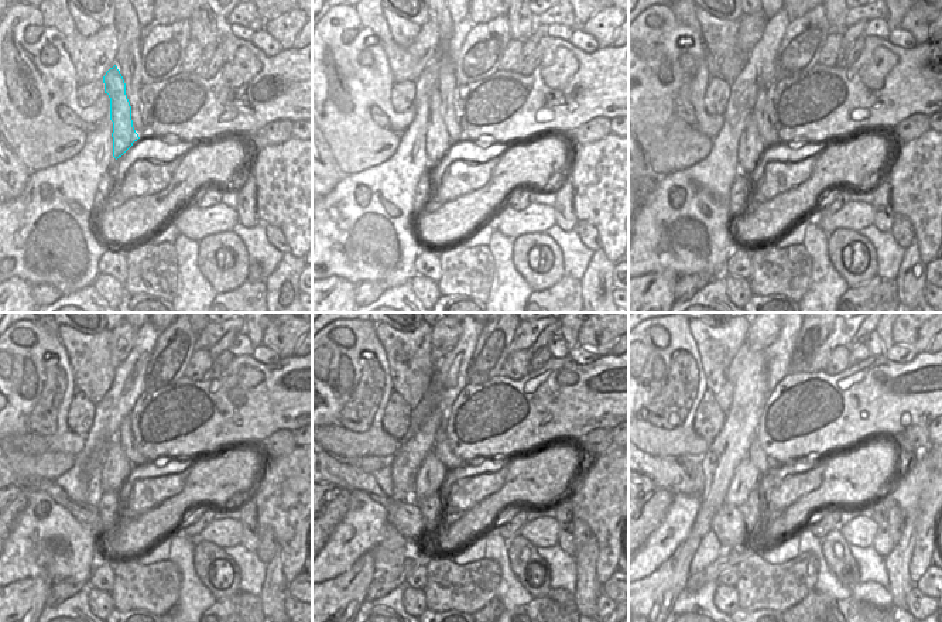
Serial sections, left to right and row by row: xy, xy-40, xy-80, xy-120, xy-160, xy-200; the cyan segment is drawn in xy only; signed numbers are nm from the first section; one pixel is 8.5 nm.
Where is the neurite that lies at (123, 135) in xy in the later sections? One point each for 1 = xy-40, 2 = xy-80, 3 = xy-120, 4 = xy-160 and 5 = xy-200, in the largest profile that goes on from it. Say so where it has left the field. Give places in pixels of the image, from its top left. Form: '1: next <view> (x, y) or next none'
1: next xy-40 (437, 140)
2: next xy-80 (752, 146)
3: next xy-120 (116, 468)
4: next xy-160 (430, 477)
5: next xy-200 (746, 477)

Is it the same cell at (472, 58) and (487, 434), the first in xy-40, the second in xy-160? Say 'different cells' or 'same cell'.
different cells

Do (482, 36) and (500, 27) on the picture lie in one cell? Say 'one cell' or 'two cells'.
one cell

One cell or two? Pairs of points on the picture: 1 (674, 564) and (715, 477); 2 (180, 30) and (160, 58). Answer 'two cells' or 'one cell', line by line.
1: one cell
2: one cell

